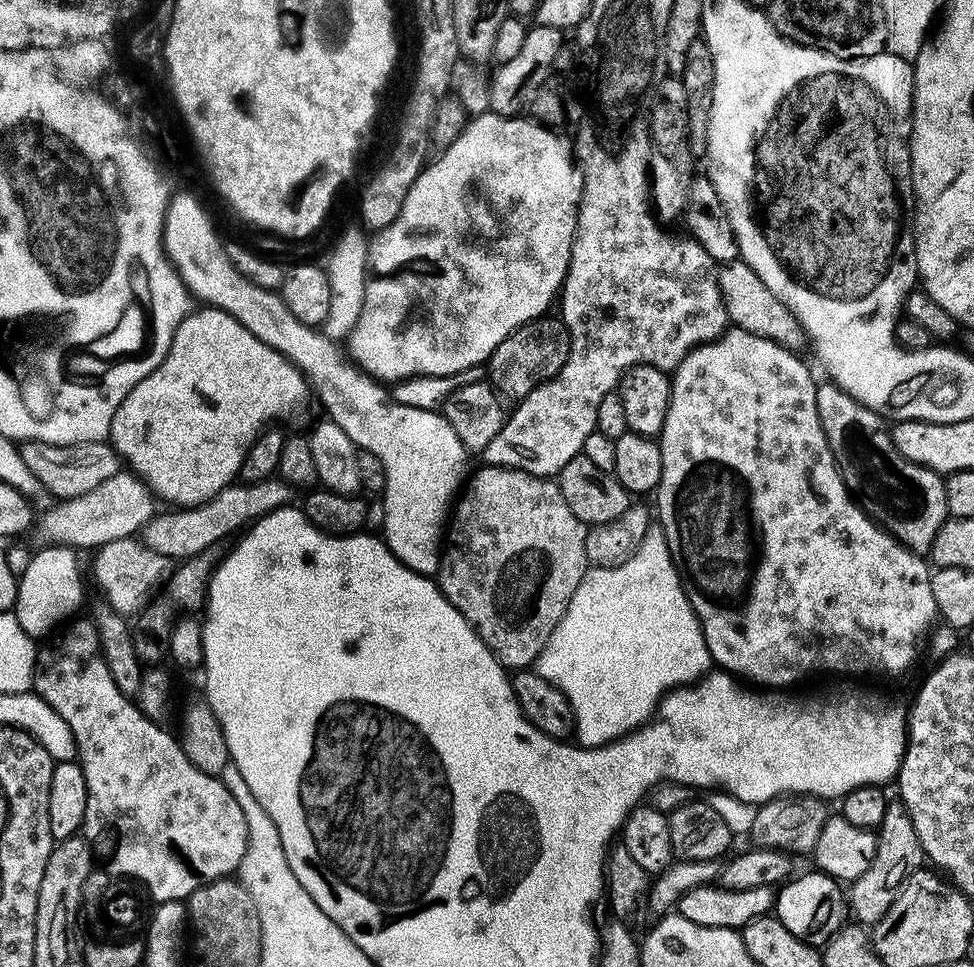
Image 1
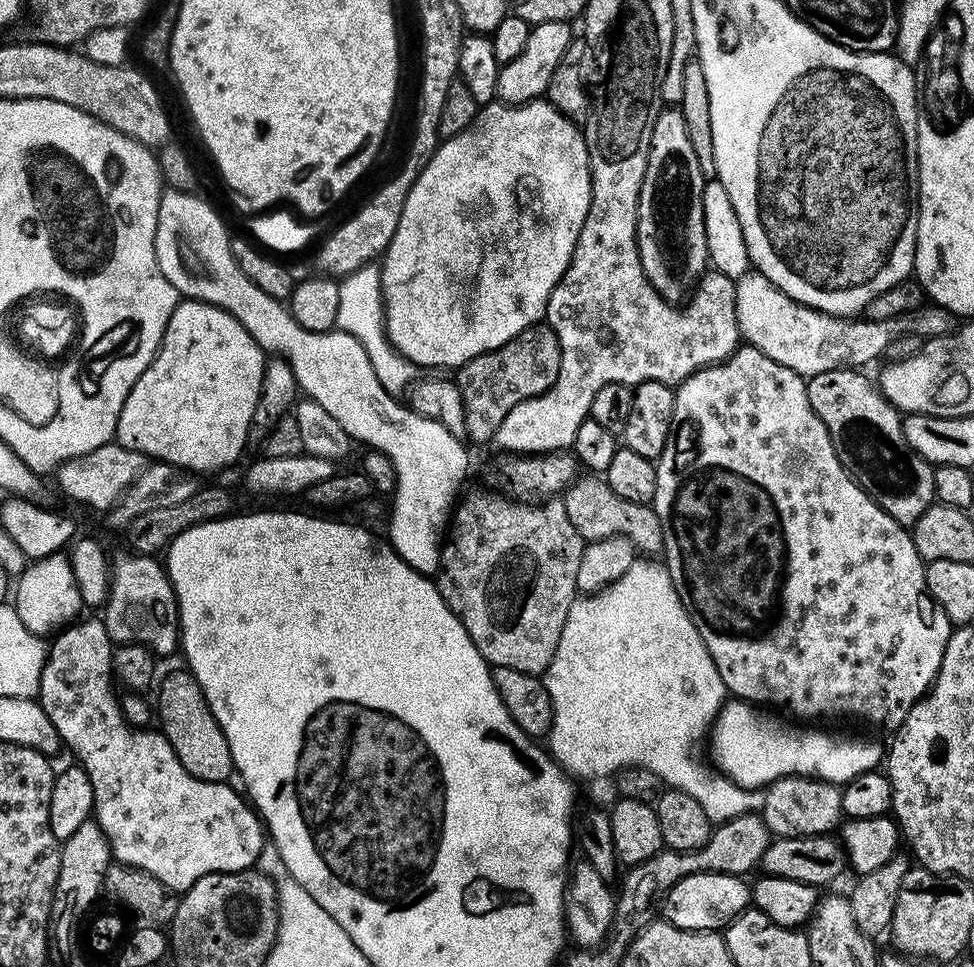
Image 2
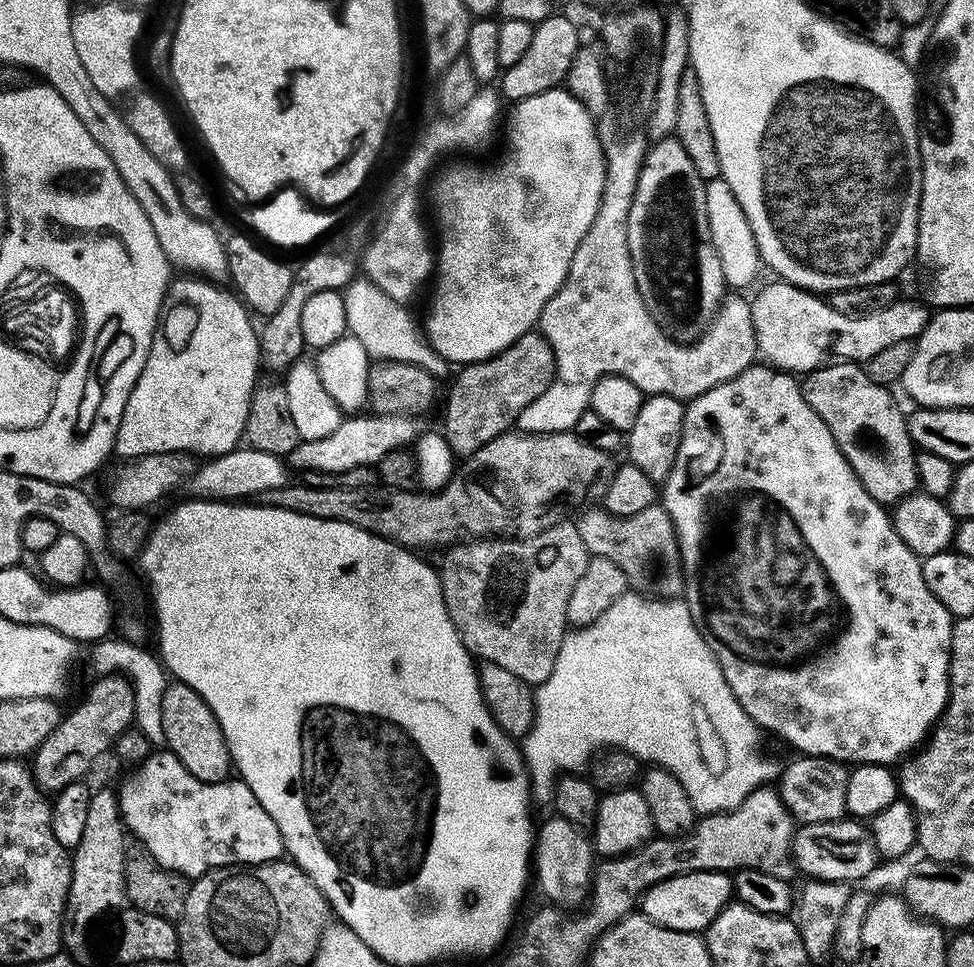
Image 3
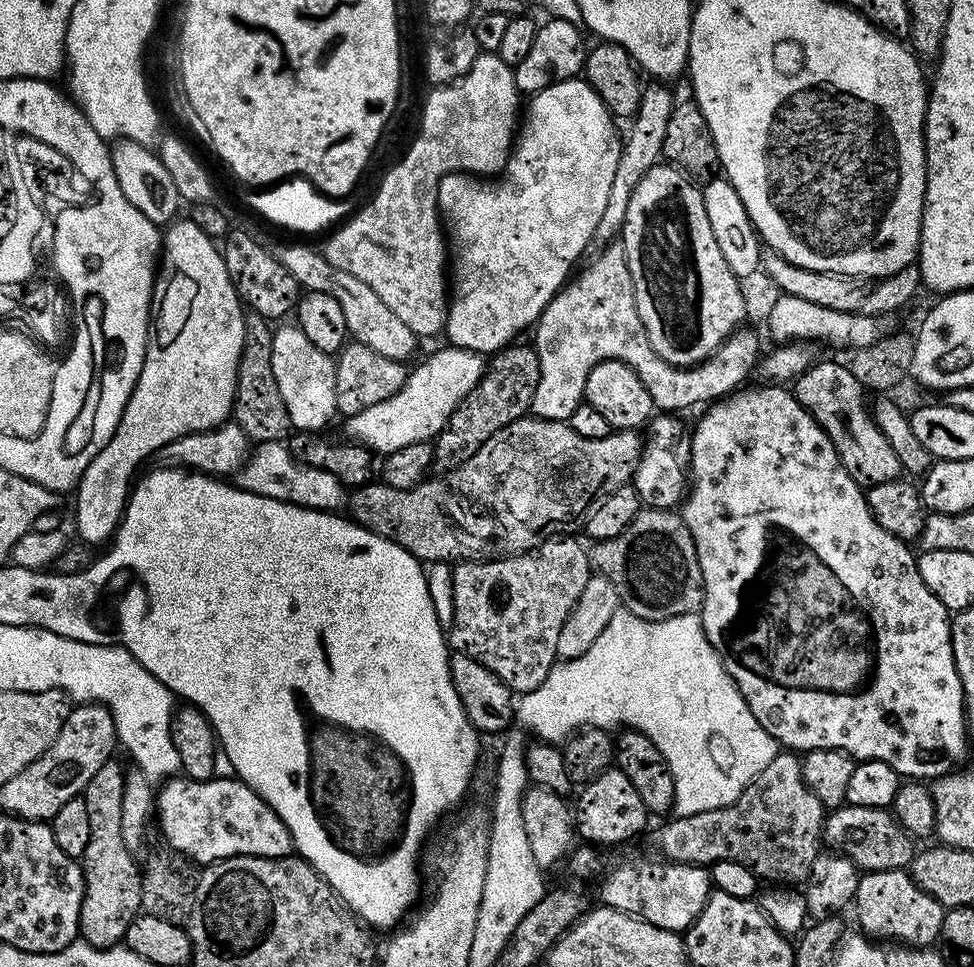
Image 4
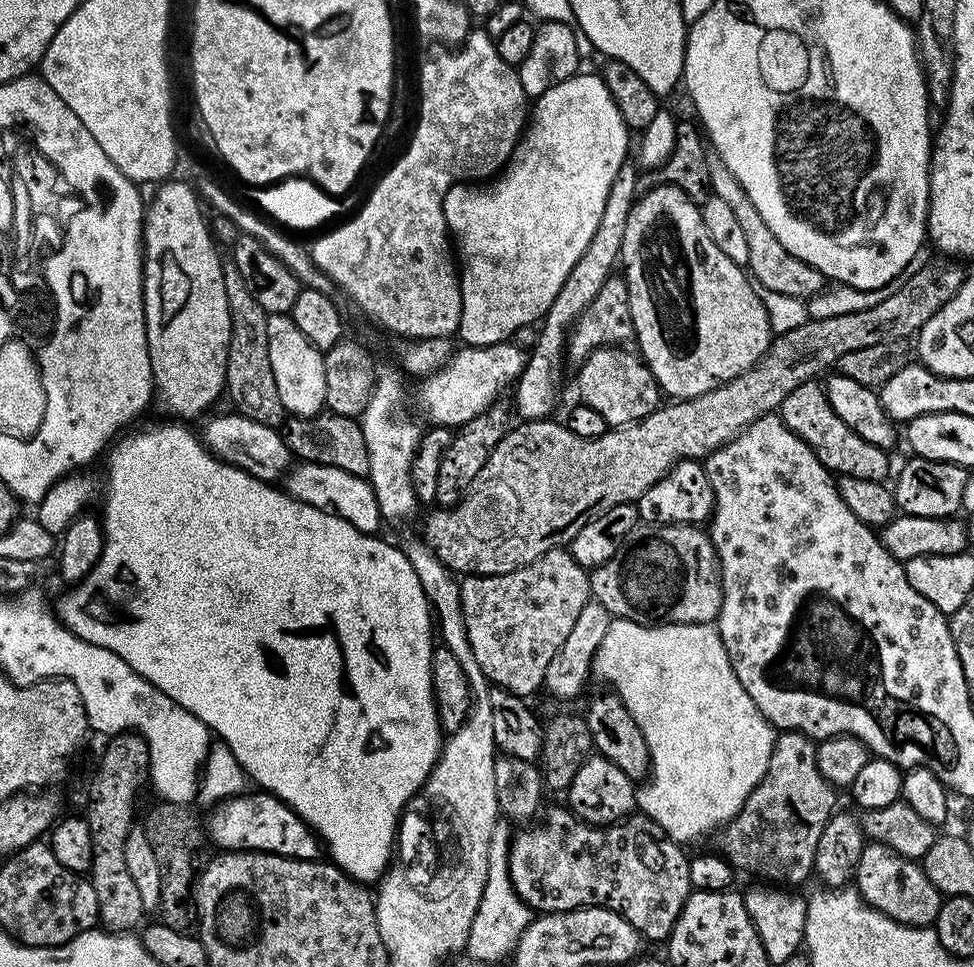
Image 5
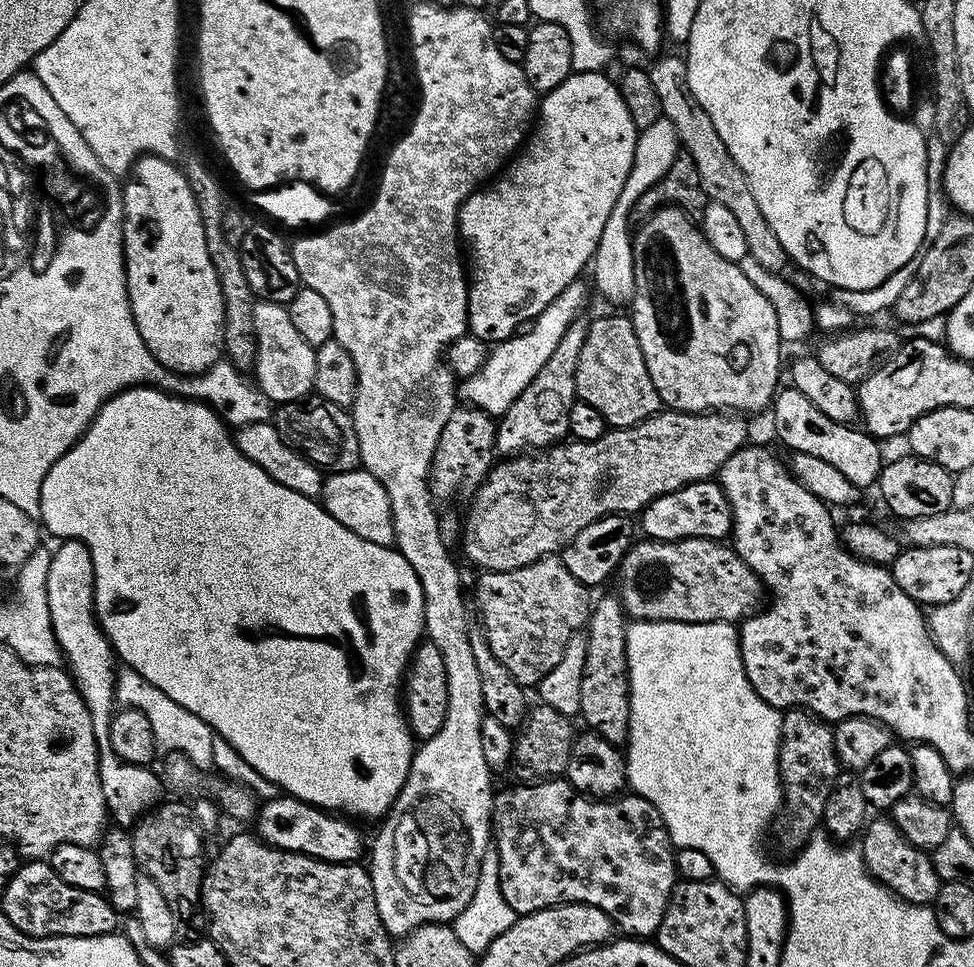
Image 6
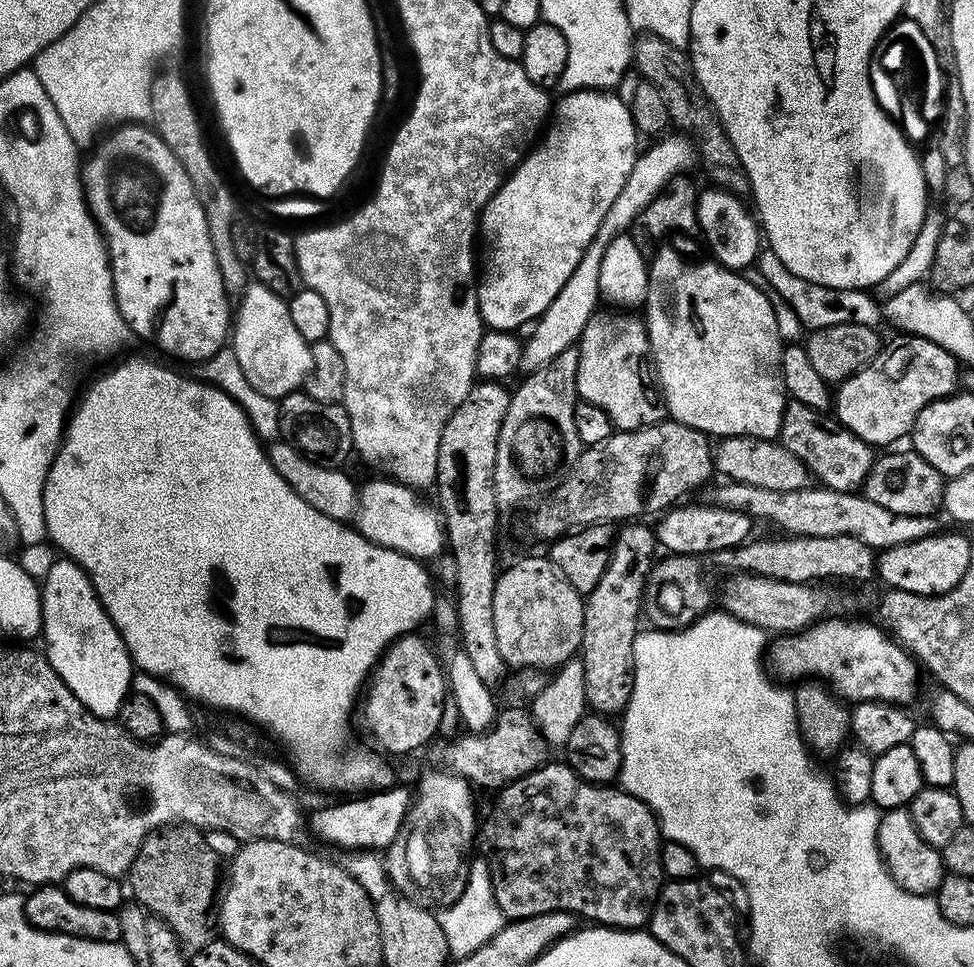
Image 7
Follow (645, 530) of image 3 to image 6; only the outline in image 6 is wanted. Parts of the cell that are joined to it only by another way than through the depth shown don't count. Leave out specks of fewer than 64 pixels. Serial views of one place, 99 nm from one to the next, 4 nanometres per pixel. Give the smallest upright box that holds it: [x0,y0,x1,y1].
[618,538,766,625]

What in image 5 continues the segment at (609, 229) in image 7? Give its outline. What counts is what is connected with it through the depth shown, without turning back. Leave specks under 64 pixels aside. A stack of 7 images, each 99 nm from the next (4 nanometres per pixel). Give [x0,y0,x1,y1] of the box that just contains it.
[419,342,525,430]

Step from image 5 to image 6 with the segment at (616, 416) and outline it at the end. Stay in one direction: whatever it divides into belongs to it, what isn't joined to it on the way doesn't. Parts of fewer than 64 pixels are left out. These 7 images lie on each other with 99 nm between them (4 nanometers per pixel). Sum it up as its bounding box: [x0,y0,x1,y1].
[576,315,661,428]

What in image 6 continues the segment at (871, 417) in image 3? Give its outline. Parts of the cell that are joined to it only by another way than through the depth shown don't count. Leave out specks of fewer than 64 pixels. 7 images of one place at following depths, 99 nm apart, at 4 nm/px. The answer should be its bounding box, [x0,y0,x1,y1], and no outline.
[770,386,882,490]

